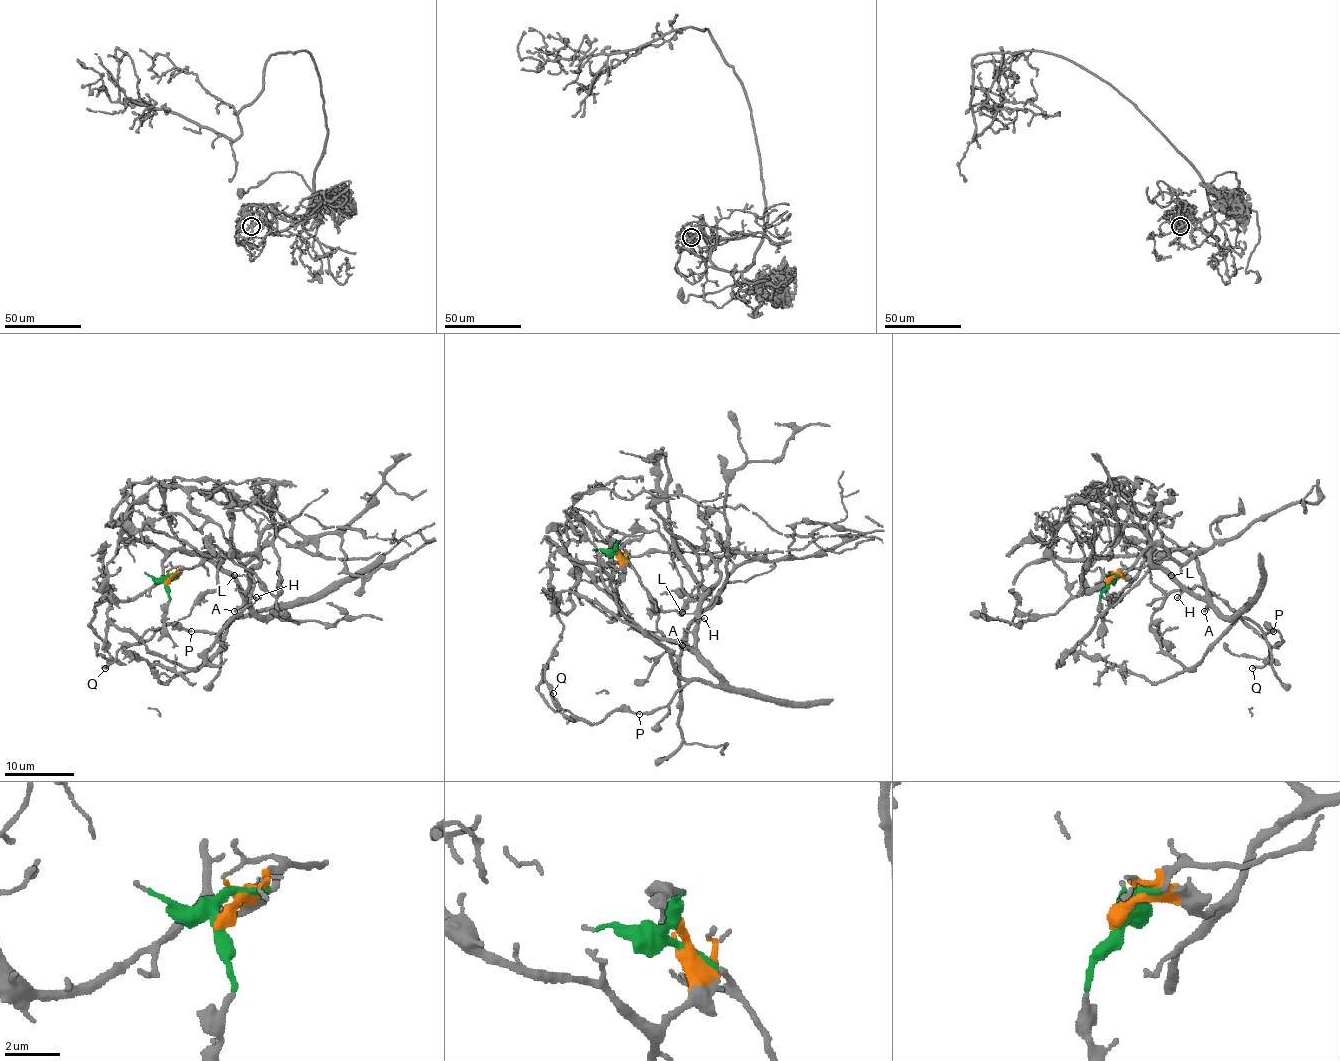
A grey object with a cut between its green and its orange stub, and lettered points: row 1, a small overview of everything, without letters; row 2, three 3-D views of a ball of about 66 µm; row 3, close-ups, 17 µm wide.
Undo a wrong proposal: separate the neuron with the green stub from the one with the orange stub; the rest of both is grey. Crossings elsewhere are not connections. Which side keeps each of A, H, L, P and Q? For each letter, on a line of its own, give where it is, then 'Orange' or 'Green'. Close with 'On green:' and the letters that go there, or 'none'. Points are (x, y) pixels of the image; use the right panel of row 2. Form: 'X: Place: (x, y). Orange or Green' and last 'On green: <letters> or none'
A: Place: (1204, 611). Orange
H: Place: (1177, 597). Orange
L: Place: (1171, 575). Orange
P: Place: (1273, 631). Orange
Q: Place: (1252, 668). Orange
On green: none

